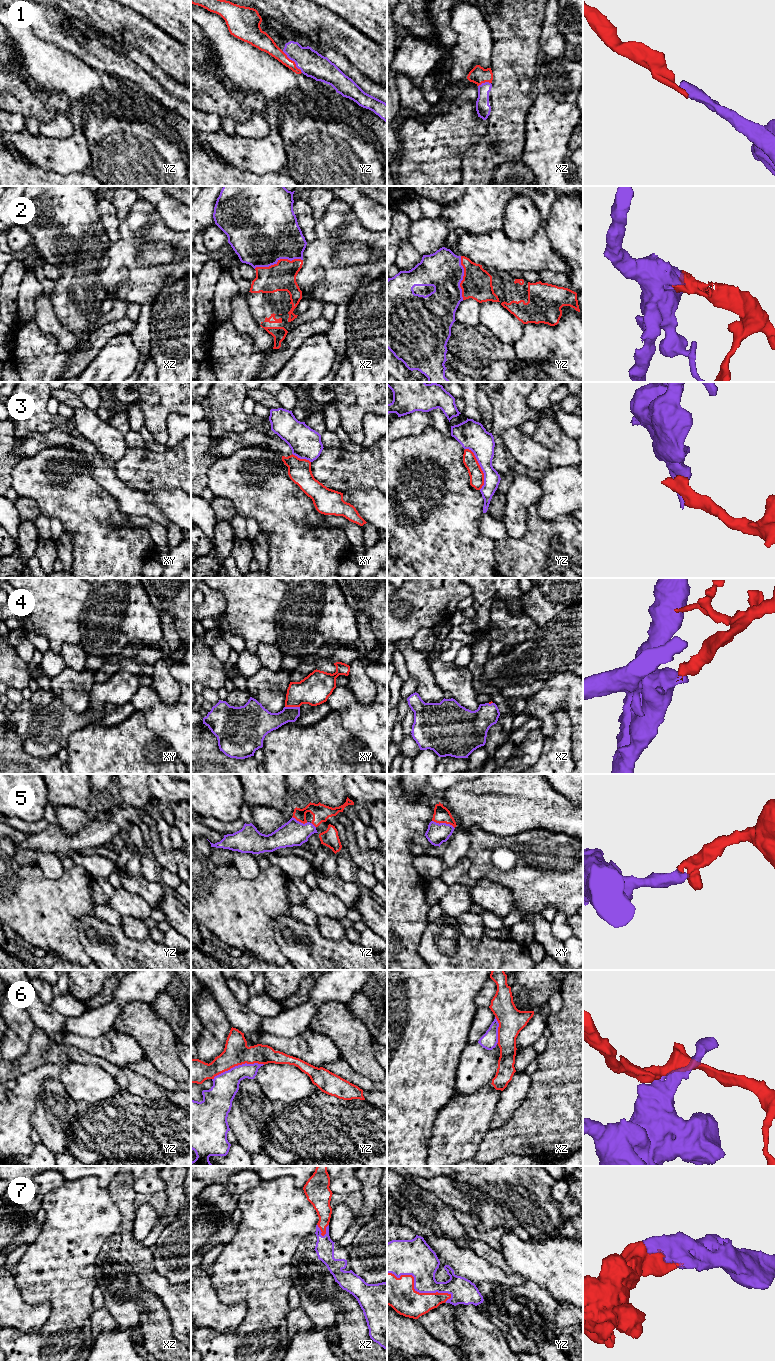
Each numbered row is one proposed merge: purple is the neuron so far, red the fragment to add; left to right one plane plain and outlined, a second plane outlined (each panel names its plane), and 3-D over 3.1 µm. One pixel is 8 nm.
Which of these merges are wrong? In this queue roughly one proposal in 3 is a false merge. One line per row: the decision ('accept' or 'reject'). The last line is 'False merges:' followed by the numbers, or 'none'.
1: accept
2: accept
3: reject
4: accept
5: accept
6: reject
7: accept
False merges: 3, 6

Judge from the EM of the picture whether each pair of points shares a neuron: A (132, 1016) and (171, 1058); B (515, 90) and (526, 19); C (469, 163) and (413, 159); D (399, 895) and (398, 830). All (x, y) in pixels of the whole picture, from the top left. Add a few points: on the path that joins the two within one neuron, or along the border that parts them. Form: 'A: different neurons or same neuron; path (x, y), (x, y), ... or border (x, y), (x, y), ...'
A: same neuron; path (142, 1026), (159, 1043), (161, 1048)
B: same neuron; path (515, 72), (515, 37)
C: different neurons; border (475, 143), (462, 157), (461, 175)
D: same neuron; path (398, 879), (398, 846)

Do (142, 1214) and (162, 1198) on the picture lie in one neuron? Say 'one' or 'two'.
two

